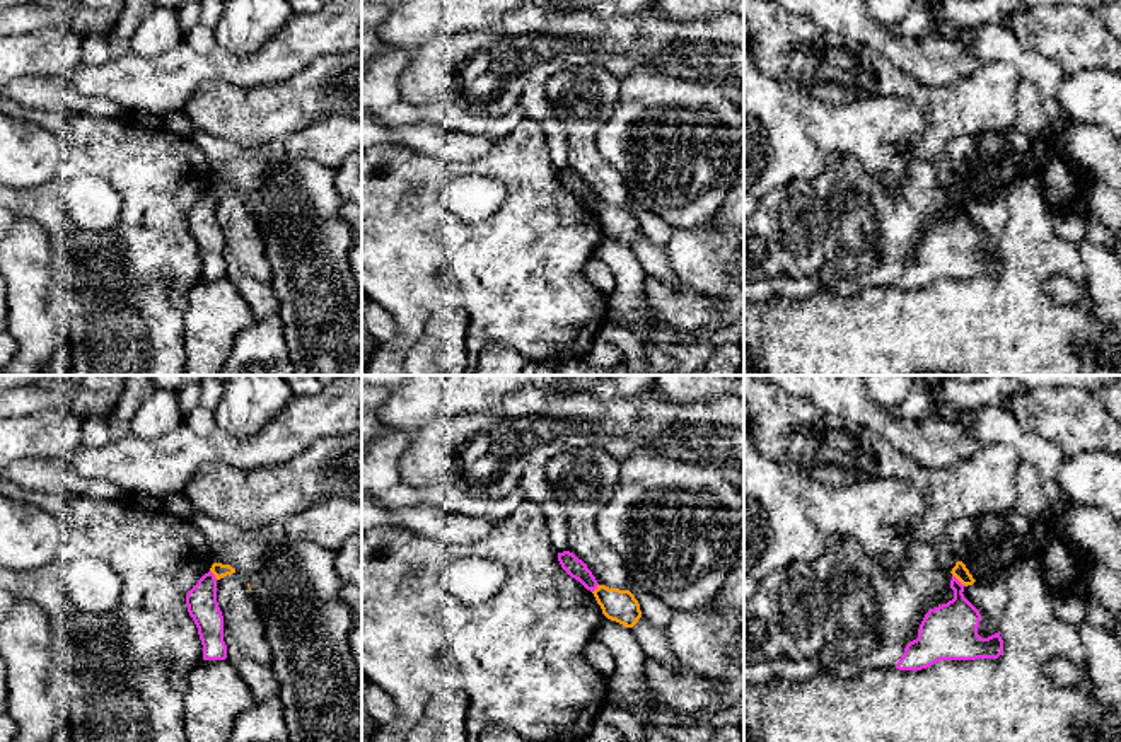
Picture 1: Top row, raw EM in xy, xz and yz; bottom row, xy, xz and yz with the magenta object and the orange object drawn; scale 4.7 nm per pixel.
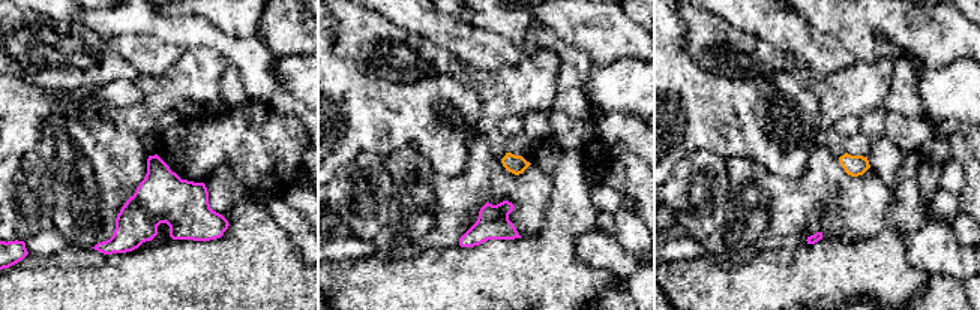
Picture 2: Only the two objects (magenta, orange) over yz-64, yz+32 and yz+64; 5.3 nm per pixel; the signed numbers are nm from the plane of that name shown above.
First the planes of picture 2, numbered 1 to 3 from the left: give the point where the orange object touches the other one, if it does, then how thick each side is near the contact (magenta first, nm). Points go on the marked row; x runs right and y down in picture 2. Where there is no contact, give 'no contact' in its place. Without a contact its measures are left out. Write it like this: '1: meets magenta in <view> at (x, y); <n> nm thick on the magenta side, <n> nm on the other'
1: no contact
2: no contact
3: no contact

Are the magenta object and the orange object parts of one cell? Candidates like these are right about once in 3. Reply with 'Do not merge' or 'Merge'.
Do not merge

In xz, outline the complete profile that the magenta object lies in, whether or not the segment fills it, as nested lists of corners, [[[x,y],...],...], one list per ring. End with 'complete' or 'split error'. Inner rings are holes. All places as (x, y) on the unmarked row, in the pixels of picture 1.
[[[563,169],[558,171],[558,179],[561,186],[575,198],[578,198],[587,208],[594,210],[597,206],[597,198],[587,183],[578,177],[573,171]]]; complete

